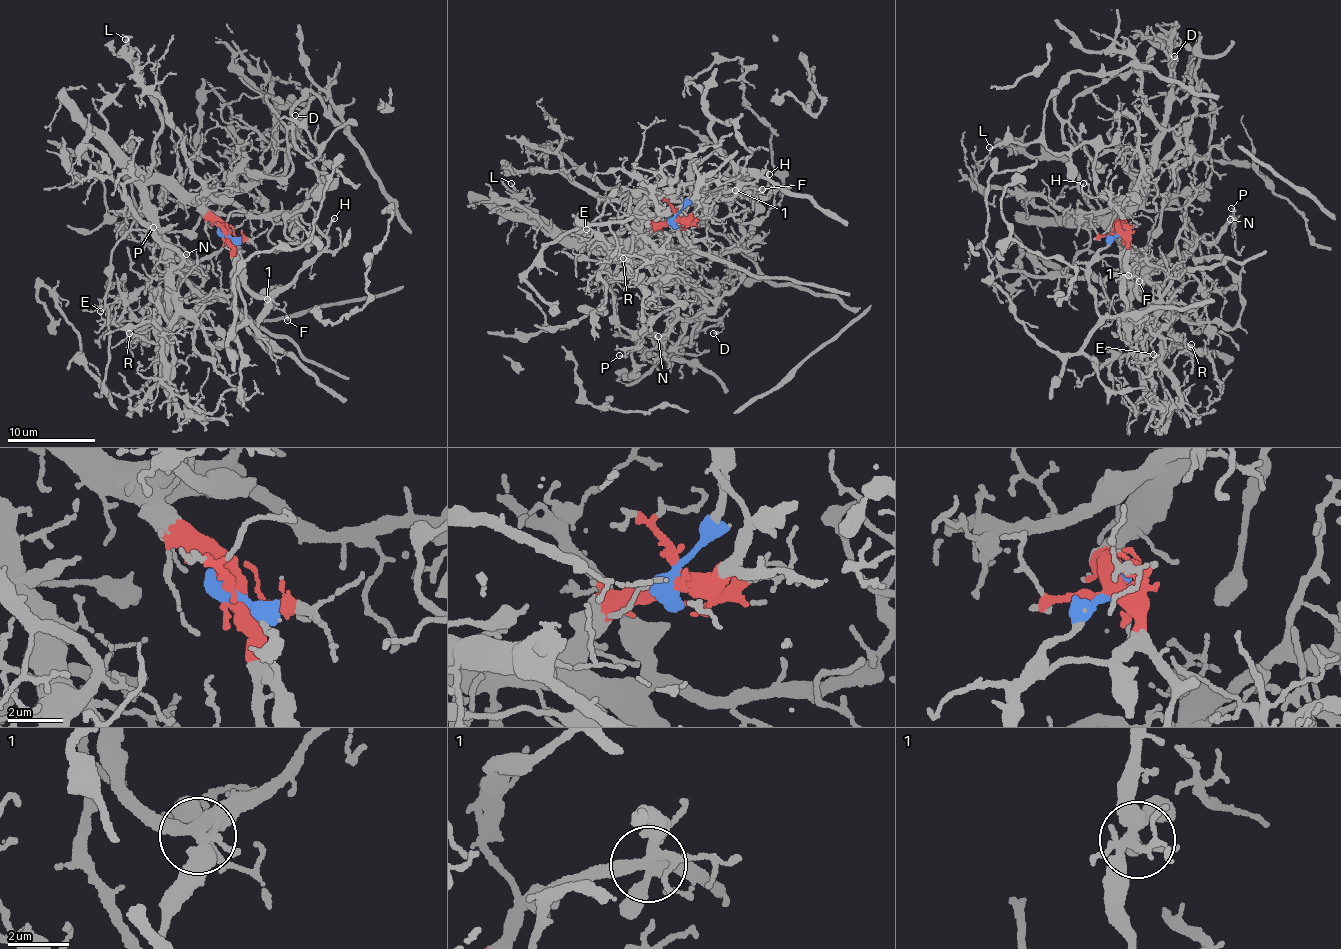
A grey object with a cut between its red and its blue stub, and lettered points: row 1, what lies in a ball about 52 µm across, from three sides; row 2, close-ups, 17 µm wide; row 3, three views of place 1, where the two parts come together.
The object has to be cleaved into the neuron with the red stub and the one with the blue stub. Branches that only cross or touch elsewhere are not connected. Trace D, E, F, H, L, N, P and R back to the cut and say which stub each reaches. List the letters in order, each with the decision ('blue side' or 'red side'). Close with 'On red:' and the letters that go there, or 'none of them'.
D: red side
E: red side
F: red side
H: red side
L: red side
N: red side
P: red side
R: red side
On red: D, E, F, H, L, N, P, R

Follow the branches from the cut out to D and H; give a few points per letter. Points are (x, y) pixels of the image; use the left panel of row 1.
D: (223, 233), (223, 225), (203, 205), (242, 185), (270, 162), (274, 145), (299, 134), (301, 124), (294, 115)
H: (223, 233), (233, 249), (233, 259), (241, 266), (241, 278), (253, 292), (272, 297), (325, 247), (335, 217)

